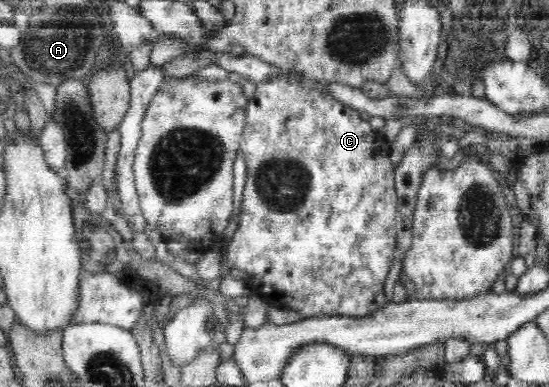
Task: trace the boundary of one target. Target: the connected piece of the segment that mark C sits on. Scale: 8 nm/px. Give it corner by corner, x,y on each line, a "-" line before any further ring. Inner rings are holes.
287,72
283,76
270,77
269,80
263,80
256,84
256,91
253,98
249,99
246,108
246,120
244,126
244,132
242,139
240,140
240,152
242,152
241,158
246,164
247,173
247,186
245,186
245,192
243,192
243,206
240,208
240,214
238,216
239,223
230,243
226,248
226,260
229,262
230,266
237,268
239,270
245,270
247,277
246,283
250,290
253,292
258,292
260,297
269,304
271,307
281,307
288,308
289,310
294,310
298,312
303,318
309,316
350,316
350,317
364,317
367,315
372,315
375,311
379,311
380,308
385,306
385,293
383,288
385,288
385,278
389,274
389,268
393,264
394,252
396,249
396,230
395,230
395,217
397,214
397,203
398,196
396,193
395,183
394,183
394,167
390,159
390,152
381,152
381,148
385,146
379,146
377,142
377,134
371,130
369,126
369,120
361,119
358,110
351,108
347,104
343,104
341,101
336,100
332,93
327,91
327,85
321,83
320,81
312,80
311,77
302,77
300,74
295,74
294,72

